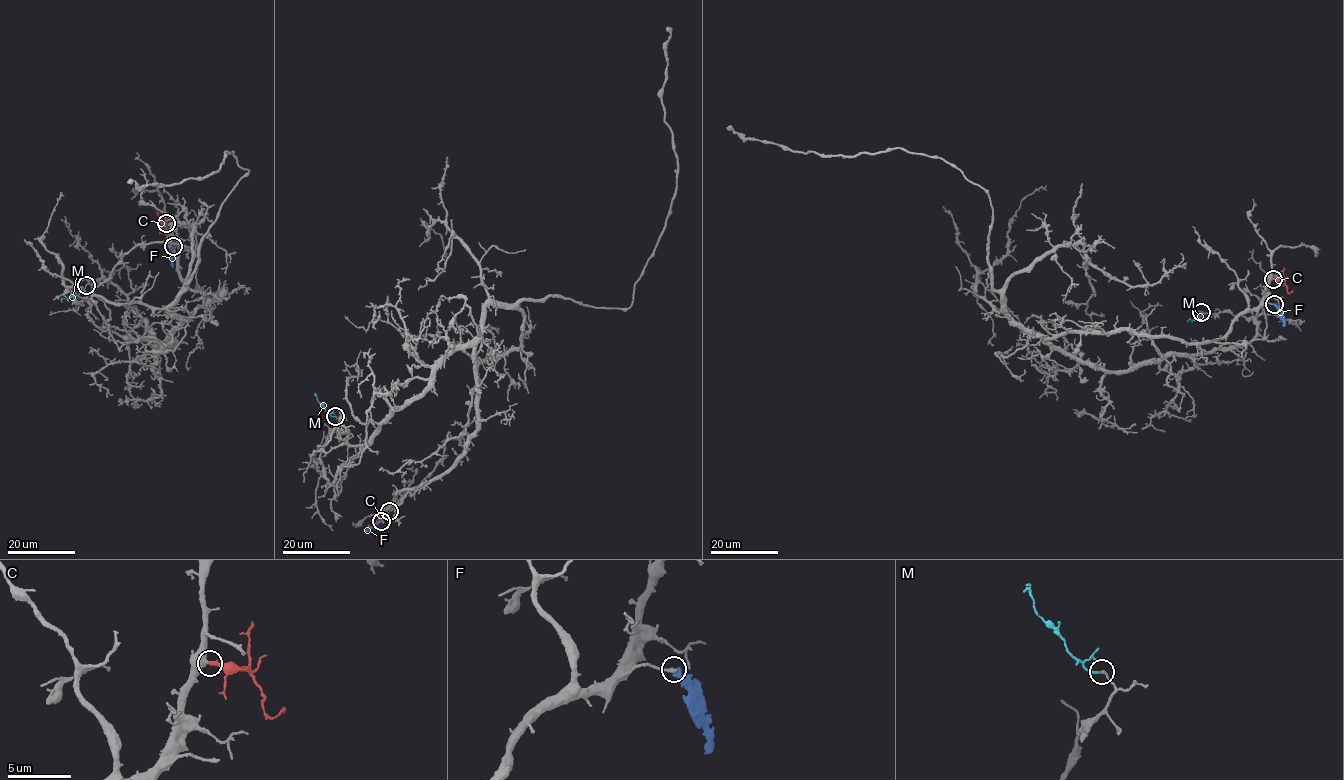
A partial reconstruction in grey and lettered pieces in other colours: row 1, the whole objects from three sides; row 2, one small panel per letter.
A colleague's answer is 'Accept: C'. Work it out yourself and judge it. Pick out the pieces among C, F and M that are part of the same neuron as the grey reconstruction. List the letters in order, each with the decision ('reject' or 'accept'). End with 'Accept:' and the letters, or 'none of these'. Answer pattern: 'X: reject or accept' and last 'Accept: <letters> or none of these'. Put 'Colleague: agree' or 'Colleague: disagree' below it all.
C: accept
F: reject
M: reject
Accept: C
Colleague: agree

